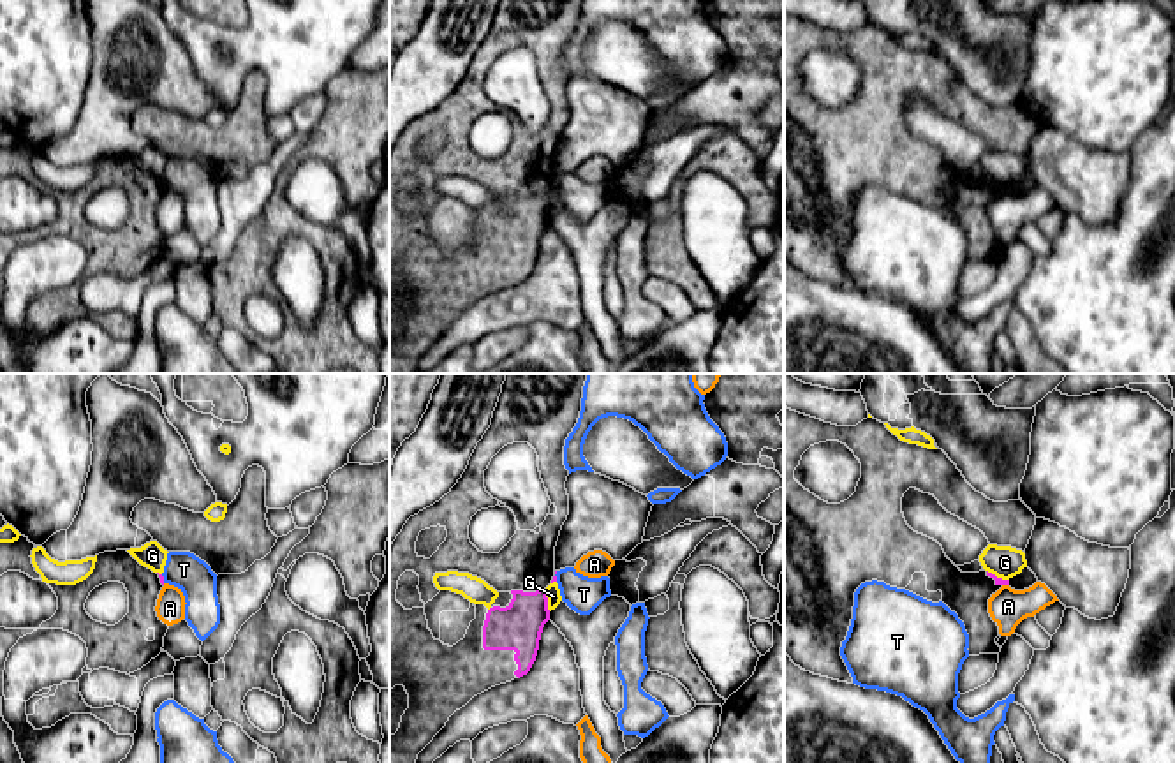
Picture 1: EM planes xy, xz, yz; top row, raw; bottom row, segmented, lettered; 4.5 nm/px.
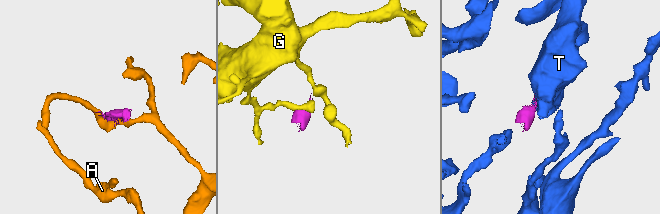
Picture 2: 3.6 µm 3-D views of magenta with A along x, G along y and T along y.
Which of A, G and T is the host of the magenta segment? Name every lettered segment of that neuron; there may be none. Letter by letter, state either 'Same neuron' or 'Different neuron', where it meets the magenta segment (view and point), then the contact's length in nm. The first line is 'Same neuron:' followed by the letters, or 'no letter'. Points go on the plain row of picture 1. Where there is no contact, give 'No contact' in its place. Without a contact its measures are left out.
Same neuron: no letter
A: Different neuron. Touches magenta at yz (1006, 189). Shared border 30 nm
G: Different neuron. Touches magenta at xz (546, 205). Shared border 110 nm
T: Different neuron. Touches magenta at xz (555, 182). Shared border 50 nm

